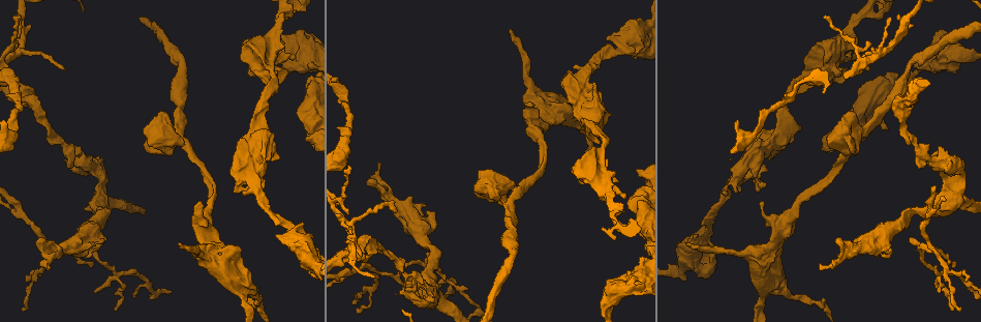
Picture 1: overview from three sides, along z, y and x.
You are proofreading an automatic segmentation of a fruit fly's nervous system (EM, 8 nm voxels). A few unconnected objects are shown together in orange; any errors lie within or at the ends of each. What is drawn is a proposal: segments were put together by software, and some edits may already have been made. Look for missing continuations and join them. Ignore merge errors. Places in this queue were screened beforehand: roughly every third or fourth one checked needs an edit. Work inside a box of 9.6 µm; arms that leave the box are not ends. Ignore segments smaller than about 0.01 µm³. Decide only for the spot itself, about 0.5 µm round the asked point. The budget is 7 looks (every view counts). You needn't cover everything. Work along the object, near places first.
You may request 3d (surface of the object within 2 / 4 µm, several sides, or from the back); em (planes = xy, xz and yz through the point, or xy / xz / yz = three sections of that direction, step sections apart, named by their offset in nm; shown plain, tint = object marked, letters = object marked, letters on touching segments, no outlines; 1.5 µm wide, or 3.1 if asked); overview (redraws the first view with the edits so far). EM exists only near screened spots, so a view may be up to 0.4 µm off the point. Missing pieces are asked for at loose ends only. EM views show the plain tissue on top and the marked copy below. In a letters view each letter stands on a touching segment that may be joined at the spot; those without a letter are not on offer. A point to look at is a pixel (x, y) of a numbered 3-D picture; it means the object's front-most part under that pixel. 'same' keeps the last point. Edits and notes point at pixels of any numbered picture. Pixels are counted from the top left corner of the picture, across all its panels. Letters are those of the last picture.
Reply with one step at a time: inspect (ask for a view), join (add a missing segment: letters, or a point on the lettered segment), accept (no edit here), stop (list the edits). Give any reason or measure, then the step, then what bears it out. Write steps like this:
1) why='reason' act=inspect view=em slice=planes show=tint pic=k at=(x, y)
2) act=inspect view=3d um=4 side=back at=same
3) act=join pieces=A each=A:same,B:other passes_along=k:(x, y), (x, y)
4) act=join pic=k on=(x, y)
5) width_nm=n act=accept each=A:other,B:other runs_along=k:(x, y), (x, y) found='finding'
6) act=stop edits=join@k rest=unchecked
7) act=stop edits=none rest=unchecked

why='an open end' act=inspect view=3d um=4 pic=1 at=(688, 243)

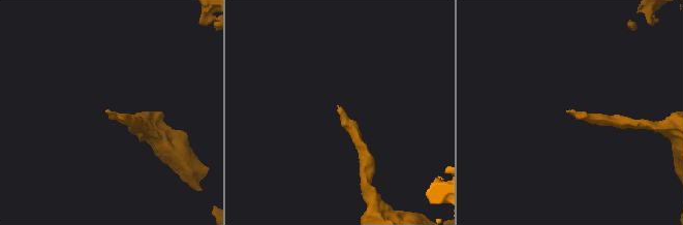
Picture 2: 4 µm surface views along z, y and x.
act=inspect view=em slice=yz step=4 show=letters pic=2 at=(568, 110)

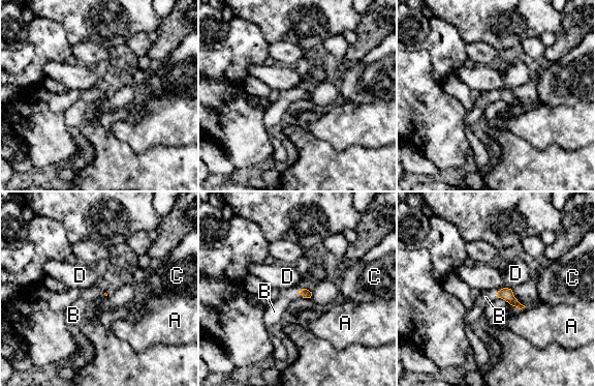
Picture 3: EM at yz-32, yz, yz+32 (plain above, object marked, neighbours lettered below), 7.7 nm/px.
act=inspect view=em slice=planes show=letters at=same

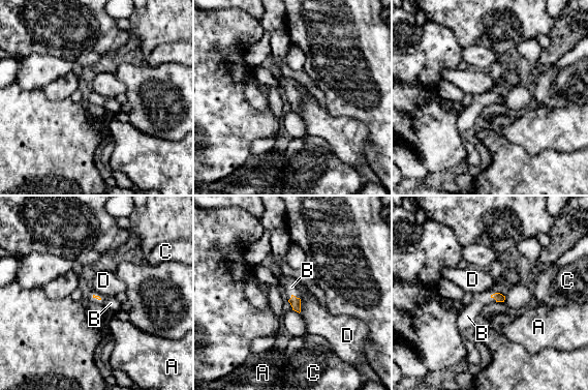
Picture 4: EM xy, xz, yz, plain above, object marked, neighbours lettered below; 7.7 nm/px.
act=join pieces=B each=A:other,B:same,C:other,D:other passes_along=4:(498, 297), (492, 297), (467, 316) found='the neuron continues'

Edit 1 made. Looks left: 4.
why='free end' act=inspect view=3d um=4 pic=1 at=(940, 292)

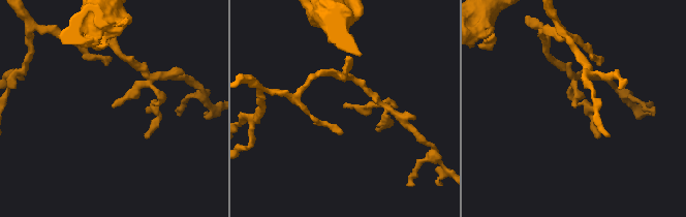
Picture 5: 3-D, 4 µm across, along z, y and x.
act=inspect view=em slice=planes show=tint pic=5 at=(575, 107)

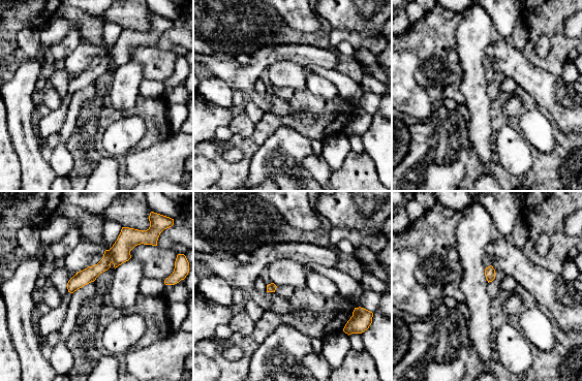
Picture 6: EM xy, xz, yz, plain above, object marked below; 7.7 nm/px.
act=inspect view=em slice=planes show=letters at=same

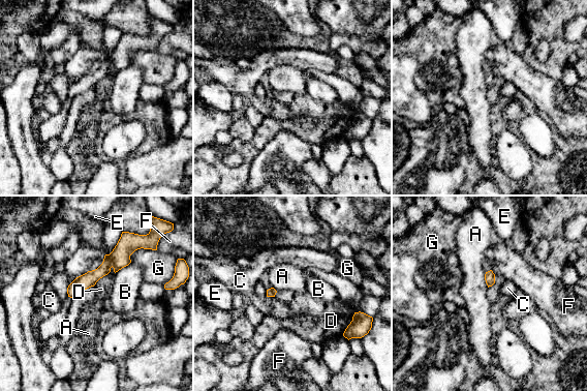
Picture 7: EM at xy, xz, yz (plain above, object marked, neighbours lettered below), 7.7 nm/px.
longest_contact=B:160nm act=accept each=A:other,B:other,C:other,D:other,E:other,F:other,G:other runs_along=7:(125, 263), (110, 263), (70, 294) found='none of them fits'

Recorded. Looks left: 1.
act=stop edits=join@4 rest=unchecked

